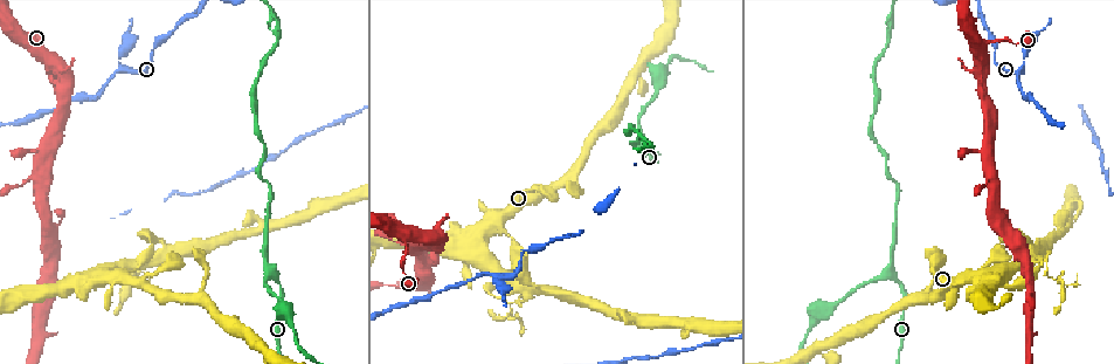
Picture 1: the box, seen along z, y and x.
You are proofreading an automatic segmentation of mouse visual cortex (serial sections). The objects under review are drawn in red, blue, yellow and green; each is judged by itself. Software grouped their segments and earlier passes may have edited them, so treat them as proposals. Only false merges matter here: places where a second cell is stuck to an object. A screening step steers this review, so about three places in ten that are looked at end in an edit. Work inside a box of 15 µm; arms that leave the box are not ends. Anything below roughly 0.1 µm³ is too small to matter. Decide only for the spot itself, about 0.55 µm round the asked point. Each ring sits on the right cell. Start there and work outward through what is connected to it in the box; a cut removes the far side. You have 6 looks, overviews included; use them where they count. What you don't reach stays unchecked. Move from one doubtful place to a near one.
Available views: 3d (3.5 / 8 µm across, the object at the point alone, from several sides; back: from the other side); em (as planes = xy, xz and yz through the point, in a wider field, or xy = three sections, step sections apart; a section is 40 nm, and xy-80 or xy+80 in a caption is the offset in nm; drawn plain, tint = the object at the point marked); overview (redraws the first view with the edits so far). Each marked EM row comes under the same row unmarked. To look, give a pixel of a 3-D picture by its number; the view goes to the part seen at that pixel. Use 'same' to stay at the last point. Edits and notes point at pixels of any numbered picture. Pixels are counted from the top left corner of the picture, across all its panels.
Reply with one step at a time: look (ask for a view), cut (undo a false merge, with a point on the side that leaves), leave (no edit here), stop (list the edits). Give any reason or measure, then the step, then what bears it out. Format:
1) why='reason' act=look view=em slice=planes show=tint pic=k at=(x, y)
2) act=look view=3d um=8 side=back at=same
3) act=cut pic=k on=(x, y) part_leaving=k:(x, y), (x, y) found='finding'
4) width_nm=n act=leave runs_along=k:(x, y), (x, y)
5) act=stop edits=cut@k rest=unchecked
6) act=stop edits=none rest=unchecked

why='three-way junction' act=look view=3d um=8 pic=1 at=(497, 274)

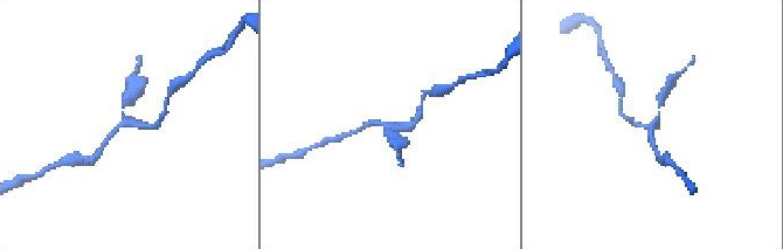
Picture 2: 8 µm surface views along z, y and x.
act=look view=3d um=3.5 pic=2 at=(653, 123)

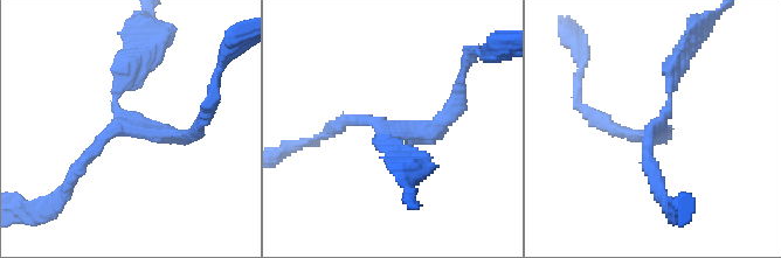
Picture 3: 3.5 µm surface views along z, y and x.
arms=3 arm_widths_nm=150,200,200 act=look view=em slice=xy step=5 show=tint pic=3 at=(659, 129)

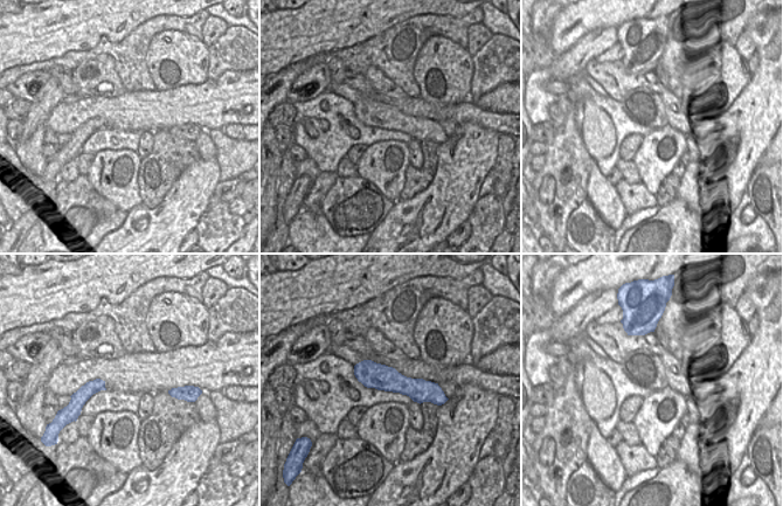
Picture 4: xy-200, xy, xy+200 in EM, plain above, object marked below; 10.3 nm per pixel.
act=leave runs_along=3:(194, 134), (116, 127), (73, 174) found='all the same cell'

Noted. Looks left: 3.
why='three-way junction' act=look view=3d um=3.5 pic=1 at=(272, 270)

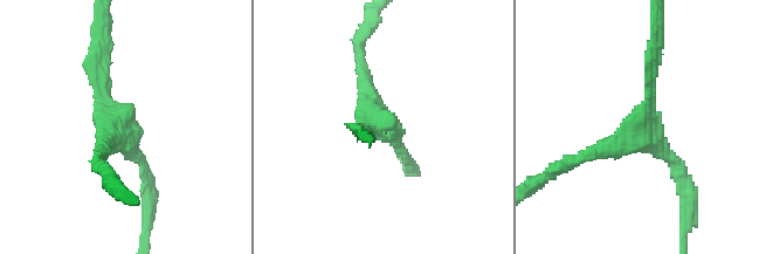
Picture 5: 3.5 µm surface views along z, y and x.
arms=3 arm_widths_nm=150,200,200 why='shape alone is not enough' act=look view=em slice=xy step=3 show=tint pic=5 at=(117, 129)

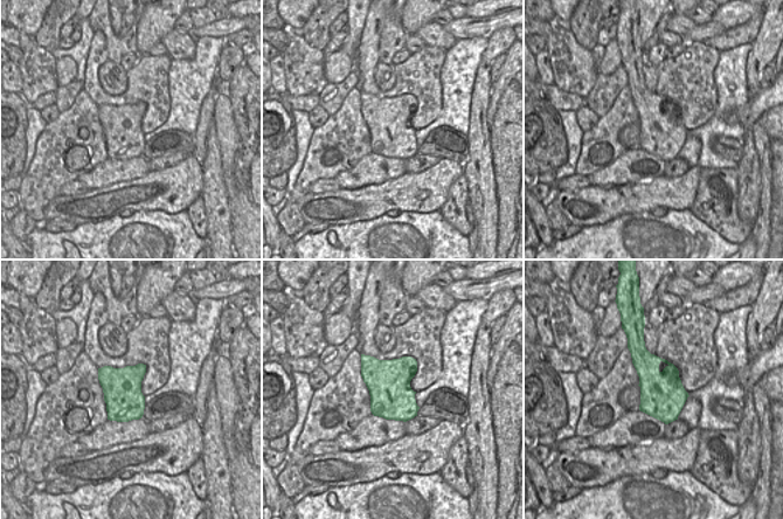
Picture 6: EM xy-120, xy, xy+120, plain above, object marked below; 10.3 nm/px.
width_nm=460 act=leave runs_along=5:(411, 165), (371, 109), (360, 61) found='all the same cell'

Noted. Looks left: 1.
act=stop edits=none rest=unchecked

